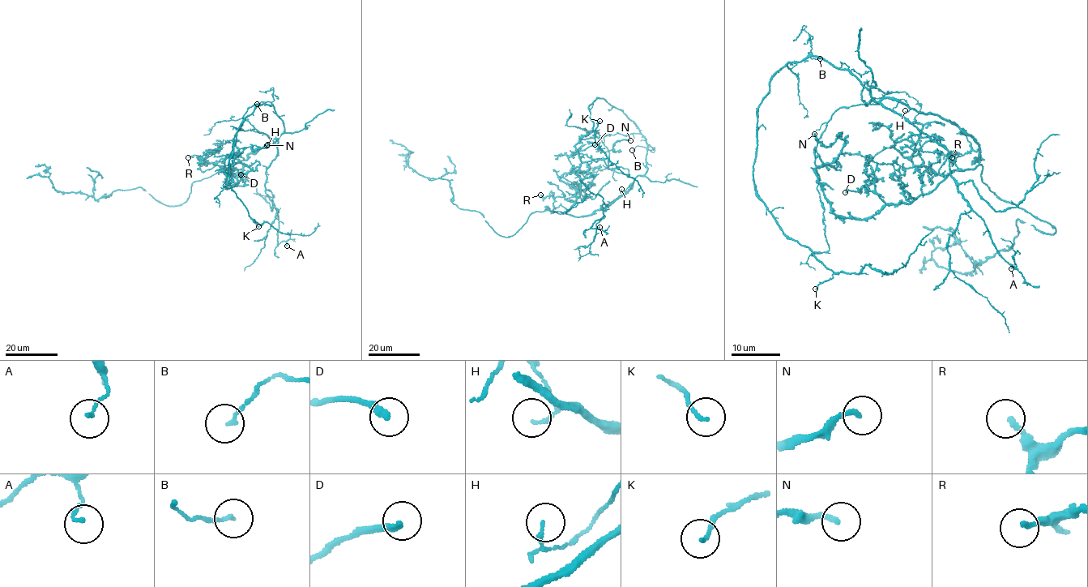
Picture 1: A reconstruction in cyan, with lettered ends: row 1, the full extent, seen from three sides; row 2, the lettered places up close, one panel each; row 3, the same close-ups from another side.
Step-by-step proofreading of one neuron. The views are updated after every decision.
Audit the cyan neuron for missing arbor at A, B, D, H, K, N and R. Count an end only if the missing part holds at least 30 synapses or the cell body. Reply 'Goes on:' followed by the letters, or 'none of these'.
Goes on: none of these

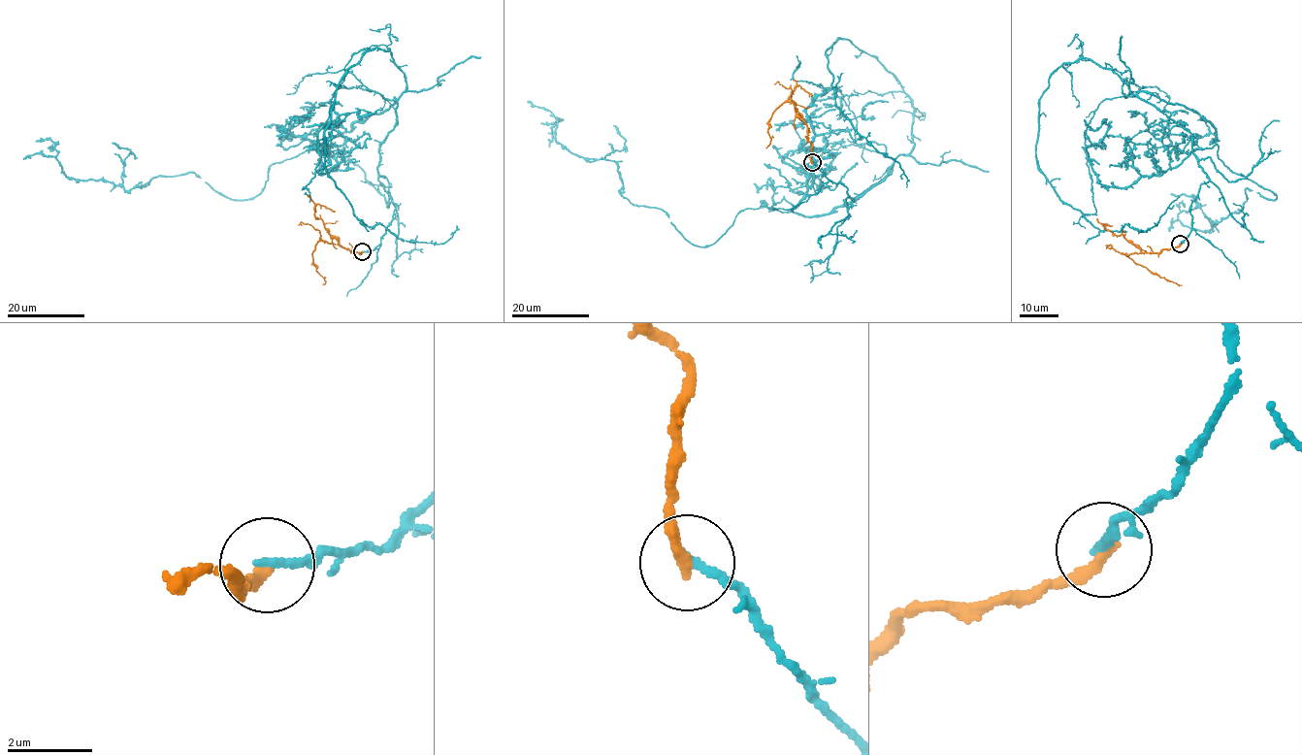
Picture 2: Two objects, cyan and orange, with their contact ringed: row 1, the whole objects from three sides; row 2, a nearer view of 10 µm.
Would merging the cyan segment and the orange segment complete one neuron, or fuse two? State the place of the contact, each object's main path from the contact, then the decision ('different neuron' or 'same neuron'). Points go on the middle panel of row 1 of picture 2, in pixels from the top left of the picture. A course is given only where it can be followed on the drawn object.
place (812, 162); course cyan (812, 162), (849, 209), (895, 160), (829, 213), (743, 210), (699, 247), (557, 117), (548, 147); course orange (812, 162), (807, 126), (789, 101), (776, 108), (771, 114), (767, 132), (771, 139), (765, 148); different neuron

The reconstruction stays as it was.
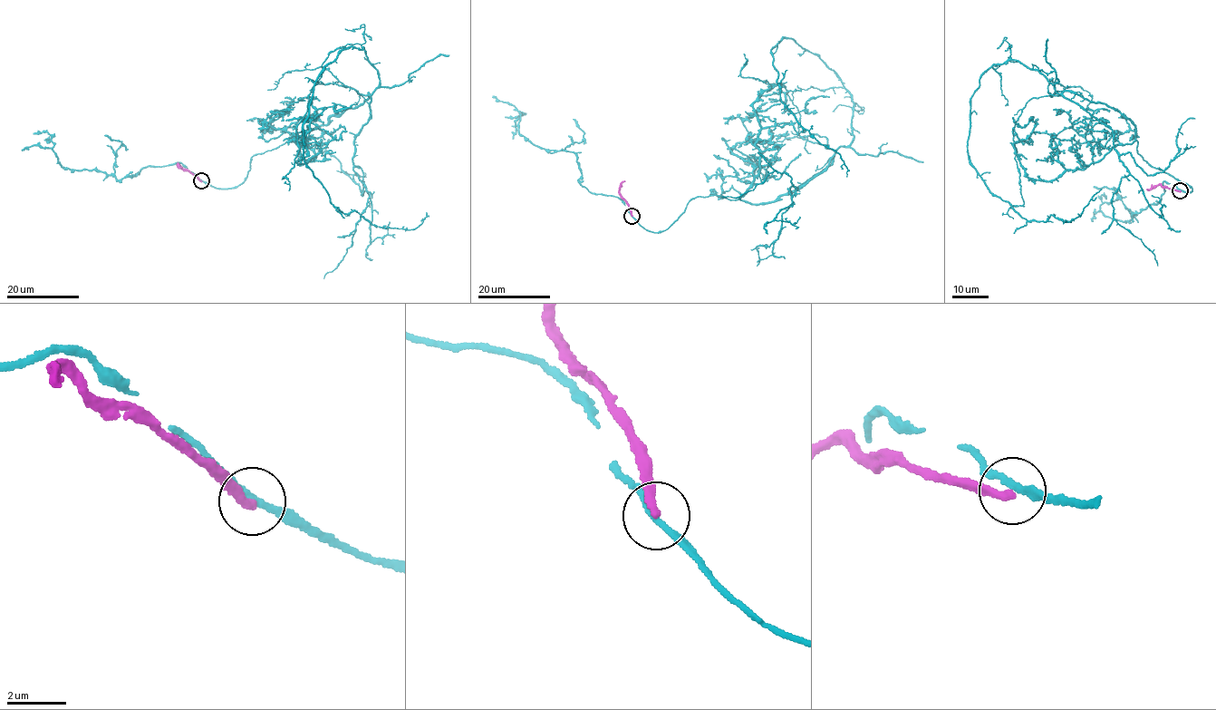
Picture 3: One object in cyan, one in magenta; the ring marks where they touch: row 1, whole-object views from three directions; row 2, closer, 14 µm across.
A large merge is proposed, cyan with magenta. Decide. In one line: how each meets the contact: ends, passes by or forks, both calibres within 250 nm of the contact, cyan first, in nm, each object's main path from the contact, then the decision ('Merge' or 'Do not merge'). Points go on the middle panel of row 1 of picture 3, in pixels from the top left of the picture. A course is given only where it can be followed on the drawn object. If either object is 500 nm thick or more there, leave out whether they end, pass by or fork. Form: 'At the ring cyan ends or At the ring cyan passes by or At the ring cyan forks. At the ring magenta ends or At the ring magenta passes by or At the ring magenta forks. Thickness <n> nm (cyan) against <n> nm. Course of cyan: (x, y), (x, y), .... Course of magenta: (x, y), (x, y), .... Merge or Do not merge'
At the ring cyan passes by. At the ring magenta ends. Thickness 200 nm (cyan) against 280 nm. Course of cyan: (632, 216), (660, 232), (695, 198), (774, 200), (851, 143), (850, 92), (783, 37), (781, 102), (846, 177). Course of magenta: (632, 216), (629, 205), (619, 193), (624, 180). Do not merge

